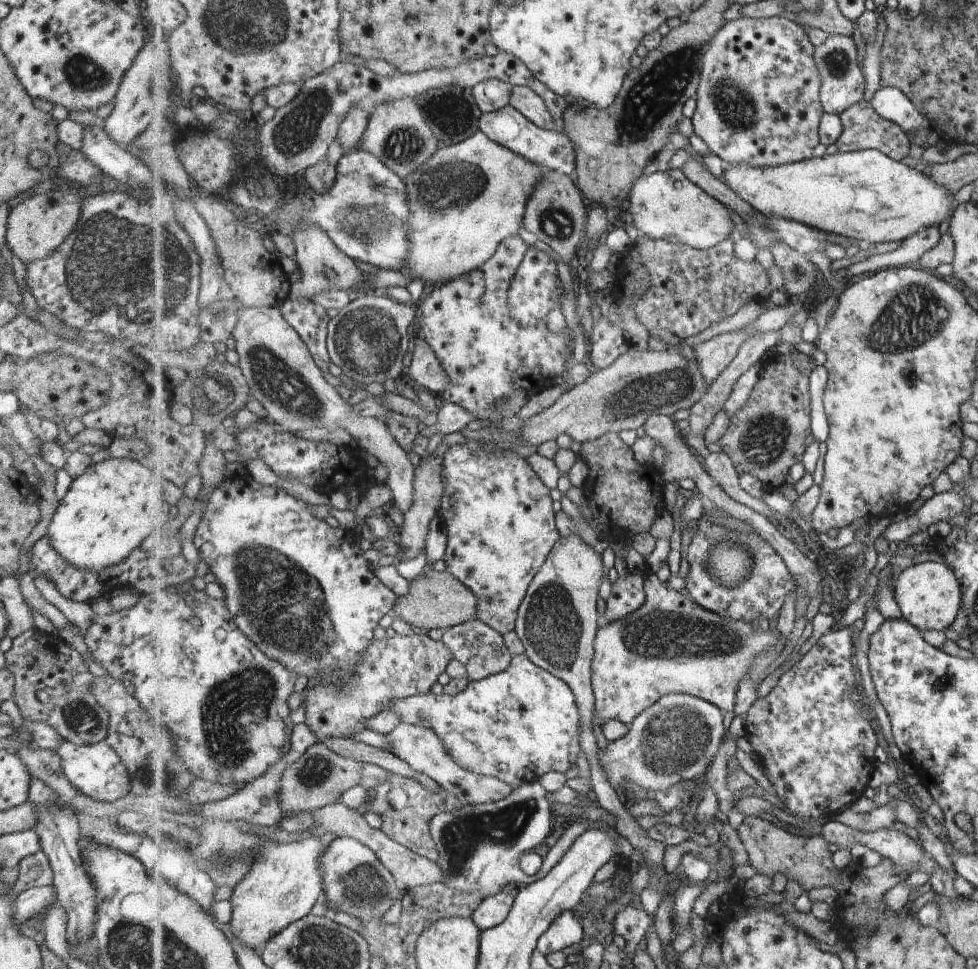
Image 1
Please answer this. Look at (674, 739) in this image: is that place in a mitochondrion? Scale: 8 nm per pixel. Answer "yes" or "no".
yes

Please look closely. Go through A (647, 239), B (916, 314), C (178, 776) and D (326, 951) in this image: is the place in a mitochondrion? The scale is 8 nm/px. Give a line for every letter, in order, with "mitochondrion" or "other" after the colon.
A: other
B: mitochondrion
C: mitochondrion
D: mitochondrion

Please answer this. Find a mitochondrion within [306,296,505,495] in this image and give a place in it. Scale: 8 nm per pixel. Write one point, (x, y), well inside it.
(374, 318)

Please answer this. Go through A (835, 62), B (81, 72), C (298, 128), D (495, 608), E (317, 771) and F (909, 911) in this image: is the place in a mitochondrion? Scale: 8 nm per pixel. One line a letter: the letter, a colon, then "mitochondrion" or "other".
A: mitochondrion
B: mitochondrion
C: mitochondrion
D: other
E: mitochondrion
F: other

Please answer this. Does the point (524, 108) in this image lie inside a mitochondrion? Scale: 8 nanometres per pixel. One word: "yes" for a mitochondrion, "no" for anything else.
no

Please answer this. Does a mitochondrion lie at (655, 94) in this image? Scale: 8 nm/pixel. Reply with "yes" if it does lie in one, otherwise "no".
yes

